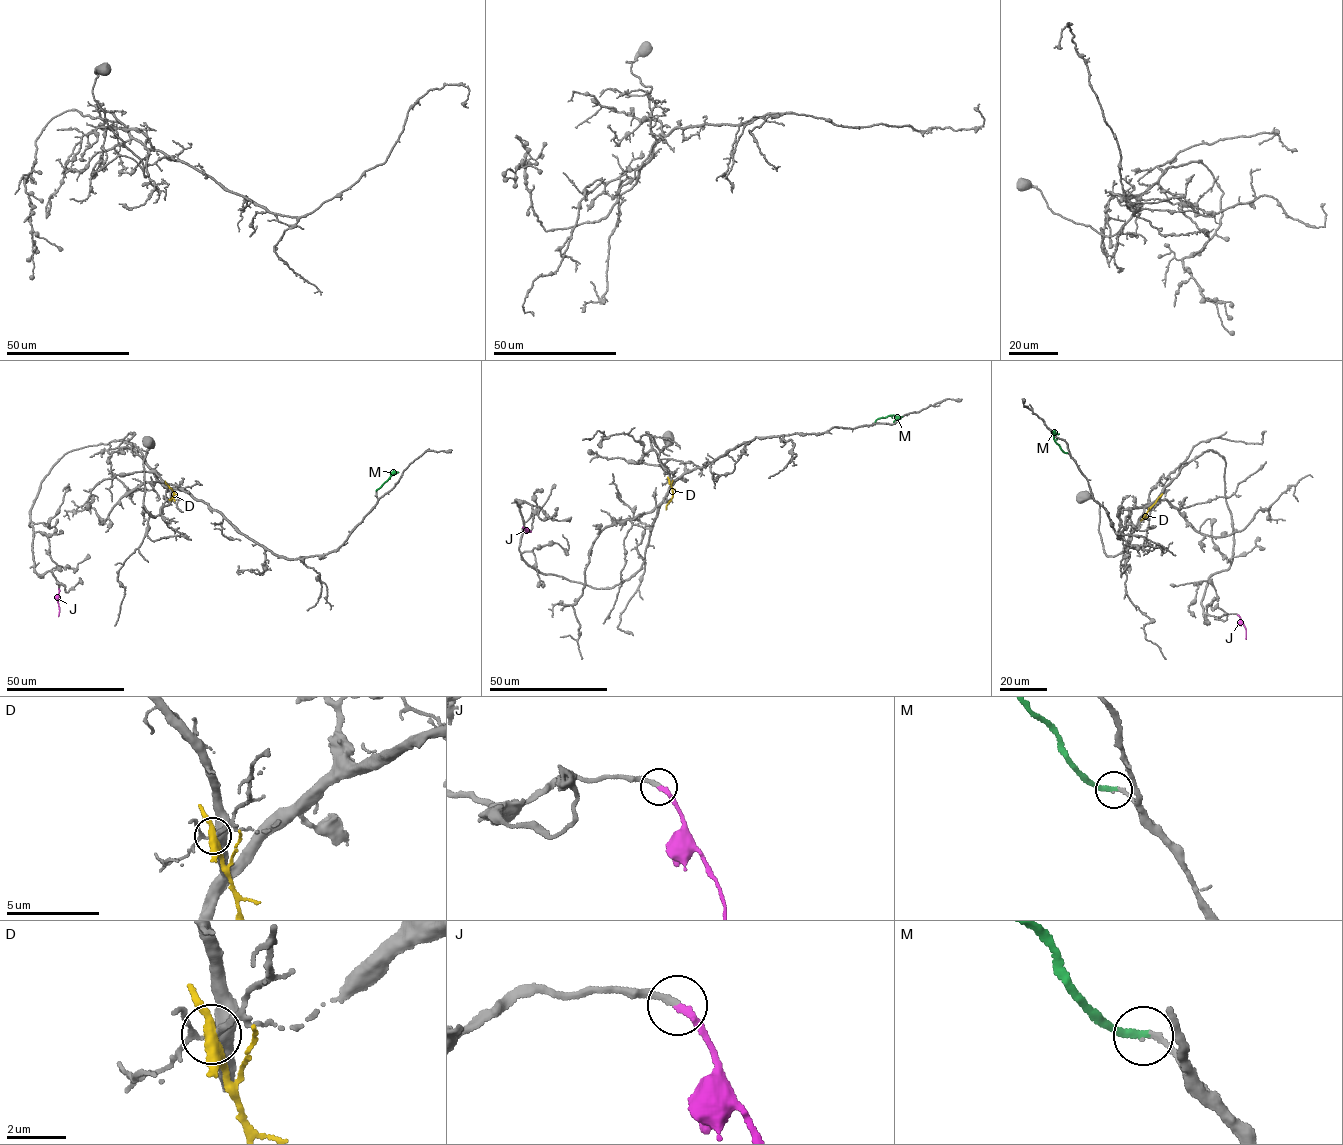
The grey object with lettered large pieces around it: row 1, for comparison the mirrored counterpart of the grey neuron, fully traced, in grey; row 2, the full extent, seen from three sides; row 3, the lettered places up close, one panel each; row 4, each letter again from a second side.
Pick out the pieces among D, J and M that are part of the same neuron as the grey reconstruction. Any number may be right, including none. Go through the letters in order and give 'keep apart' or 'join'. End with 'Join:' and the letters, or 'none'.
D: keep apart
J: join
M: join
Join: J, M

